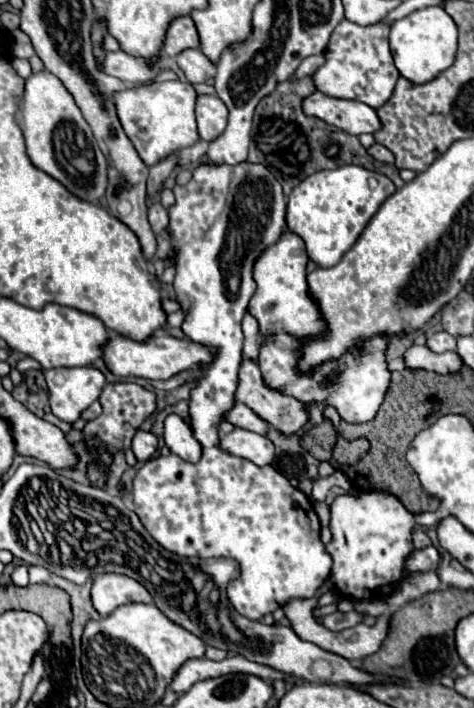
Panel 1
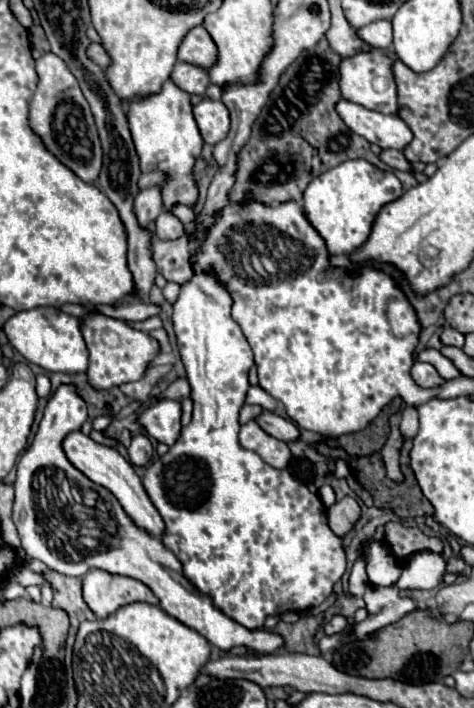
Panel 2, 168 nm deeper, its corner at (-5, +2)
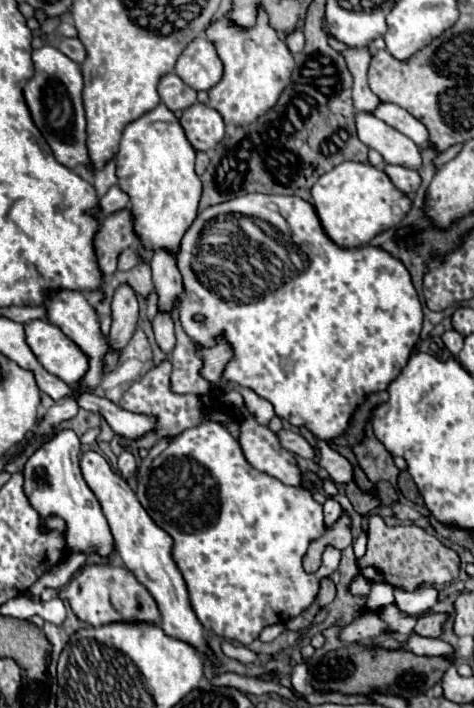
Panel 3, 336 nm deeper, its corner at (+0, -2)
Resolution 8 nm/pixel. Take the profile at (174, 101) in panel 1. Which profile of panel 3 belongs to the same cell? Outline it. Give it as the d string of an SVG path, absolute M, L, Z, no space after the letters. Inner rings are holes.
M163 102L157 104L157 108L153 108L151 112L143 114L141 118L125 126L117 152L117 178L119 178L119 188L125 190L131 198L135 230L145 248L151 250L167 248L171 252L177 252L183 234L187 232L187 228L193 224L197 216L197 204L201 198L201 180L195 174L193 166L195 166L195 148L187 140L179 118Z

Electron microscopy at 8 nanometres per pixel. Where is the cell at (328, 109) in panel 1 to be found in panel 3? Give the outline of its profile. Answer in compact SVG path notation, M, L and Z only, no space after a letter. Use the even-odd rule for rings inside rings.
M355 112L355 126L359 140L365 146L377 150L387 164L401 164L415 170L421 166L421 152L415 142L387 126L383 120L367 112Z

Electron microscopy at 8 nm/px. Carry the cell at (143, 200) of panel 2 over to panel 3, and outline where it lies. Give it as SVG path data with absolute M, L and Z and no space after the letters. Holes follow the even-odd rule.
M123 208L119 212L109 214L101 222L101 230L95 238L97 242L97 260L101 266L101 272L105 276L113 274L117 270L119 256L125 248L129 248L137 238L135 232L135 218L129 208Z

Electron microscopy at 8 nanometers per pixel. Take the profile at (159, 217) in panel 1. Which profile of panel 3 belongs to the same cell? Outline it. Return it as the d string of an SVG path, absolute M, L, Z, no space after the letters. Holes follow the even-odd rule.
M165 248L155 250L151 258L151 270L153 270L153 284L159 294L159 308L171 310L175 296L183 292L181 272L177 268L175 254Z

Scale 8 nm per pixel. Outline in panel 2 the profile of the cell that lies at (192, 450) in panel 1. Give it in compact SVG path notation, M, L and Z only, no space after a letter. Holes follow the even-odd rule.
M160 400L156 406L150 406L138 414L140 426L150 438L156 438L162 444L172 446L180 434L180 414L182 406L174 400Z

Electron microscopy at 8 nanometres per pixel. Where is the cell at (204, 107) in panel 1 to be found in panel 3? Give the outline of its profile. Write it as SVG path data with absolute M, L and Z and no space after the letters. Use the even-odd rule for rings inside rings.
M193 104L187 110L183 110L181 126L193 144L195 150L213 150L221 138L225 136L223 118L217 110L205 106L205 104Z

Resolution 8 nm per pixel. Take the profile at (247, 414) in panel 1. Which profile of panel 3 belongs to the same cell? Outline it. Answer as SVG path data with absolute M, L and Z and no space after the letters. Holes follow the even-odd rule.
M283 428L283 430L277 432L277 438L279 438L279 444L285 450L289 450L289 452L301 456L301 458L313 458L313 448L311 448L311 444L301 434Z

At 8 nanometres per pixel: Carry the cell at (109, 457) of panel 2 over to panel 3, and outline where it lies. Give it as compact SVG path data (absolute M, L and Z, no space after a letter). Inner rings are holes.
M93 450L83 452L79 458L79 464L81 464L81 474L83 474L87 486L93 490L93 494L101 502L103 514L111 526L111 532L113 532L113 538L117 544L117 552L121 554L125 566L135 574L135 578L153 594L153 598L161 610L161 618L163 618L161 628L169 636L185 640L185 642L193 644L199 652L203 652L205 650L203 626L197 620L197 616L189 604L185 580L171 558L171 546L173 546L171 536L151 520L151 516L139 504L131 486L123 480L123 476L119 476L117 472L111 470L111 464L105 460L103 454L93 452Z

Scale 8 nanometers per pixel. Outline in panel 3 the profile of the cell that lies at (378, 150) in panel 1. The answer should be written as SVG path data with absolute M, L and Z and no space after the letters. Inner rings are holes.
M385 164L383 172L389 176L389 180L405 194L415 192L421 184L421 178L417 174L417 170L405 168L405 166L395 166L395 164Z

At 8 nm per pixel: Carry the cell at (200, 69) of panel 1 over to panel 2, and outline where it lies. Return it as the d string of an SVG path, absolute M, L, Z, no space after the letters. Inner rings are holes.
M176 62L174 64L170 80L180 90L184 90L188 94L198 94L198 96L204 96L204 90L210 84L206 70L202 70L198 66L192 66L192 64L186 64L186 62Z

